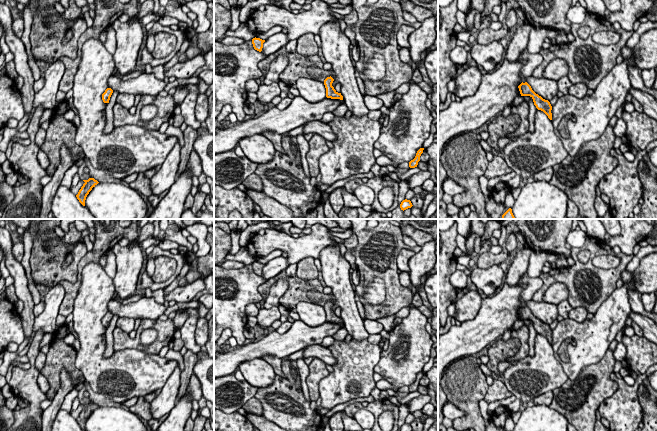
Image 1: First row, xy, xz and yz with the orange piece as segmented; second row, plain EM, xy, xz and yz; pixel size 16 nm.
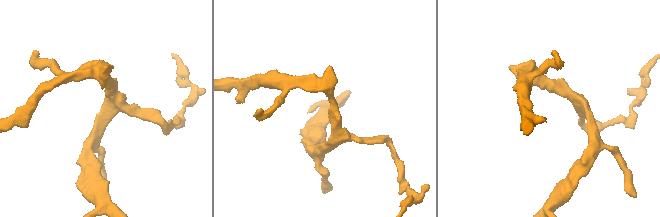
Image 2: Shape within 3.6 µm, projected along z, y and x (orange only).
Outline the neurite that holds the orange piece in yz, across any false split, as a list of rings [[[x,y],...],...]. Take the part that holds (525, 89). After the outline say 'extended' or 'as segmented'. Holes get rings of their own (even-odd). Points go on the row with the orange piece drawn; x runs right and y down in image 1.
[[[522,82],[518,86],[518,88],[521,96],[530,96],[533,99],[536,108],[538,110],[543,111],[548,116],[548,118],[552,120],[552,113],[551,113],[552,106],[548,100],[545,100],[541,96],[536,94],[527,82],[525,83]]]; as segmented

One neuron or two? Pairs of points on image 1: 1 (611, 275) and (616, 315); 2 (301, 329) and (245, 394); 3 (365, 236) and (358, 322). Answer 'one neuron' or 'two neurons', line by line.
1: two neurons
2: two neurons
3: two neurons

